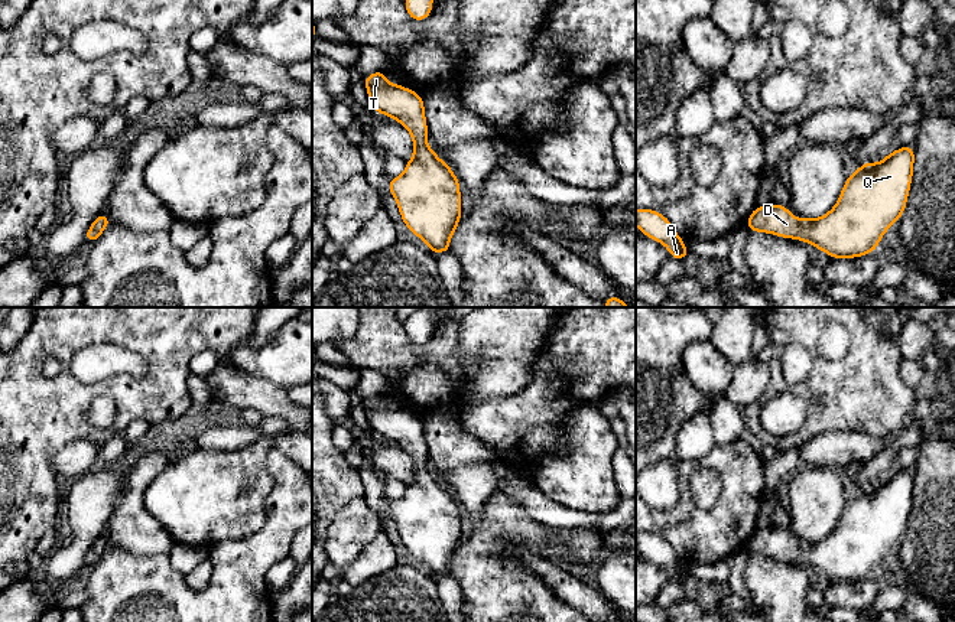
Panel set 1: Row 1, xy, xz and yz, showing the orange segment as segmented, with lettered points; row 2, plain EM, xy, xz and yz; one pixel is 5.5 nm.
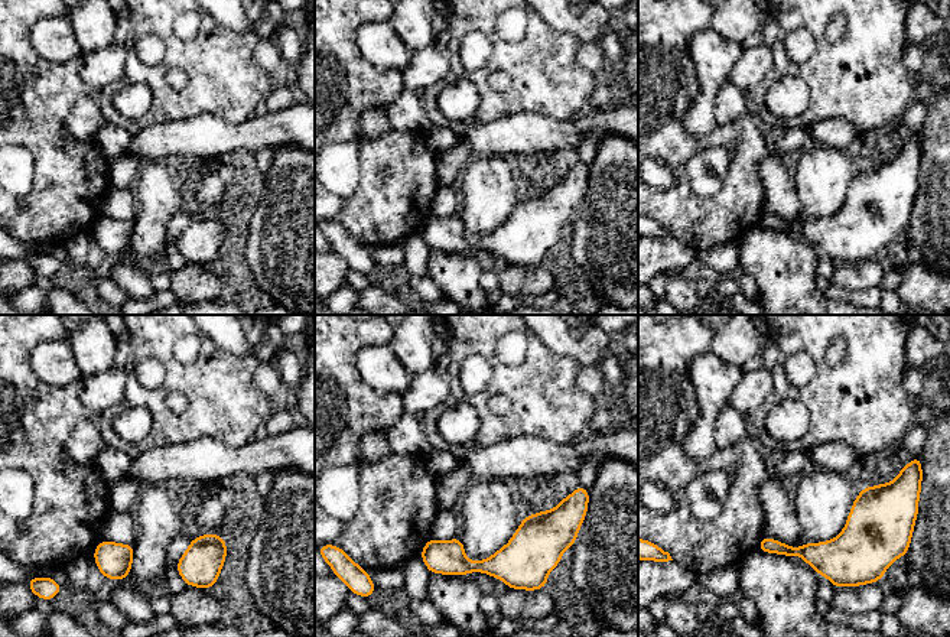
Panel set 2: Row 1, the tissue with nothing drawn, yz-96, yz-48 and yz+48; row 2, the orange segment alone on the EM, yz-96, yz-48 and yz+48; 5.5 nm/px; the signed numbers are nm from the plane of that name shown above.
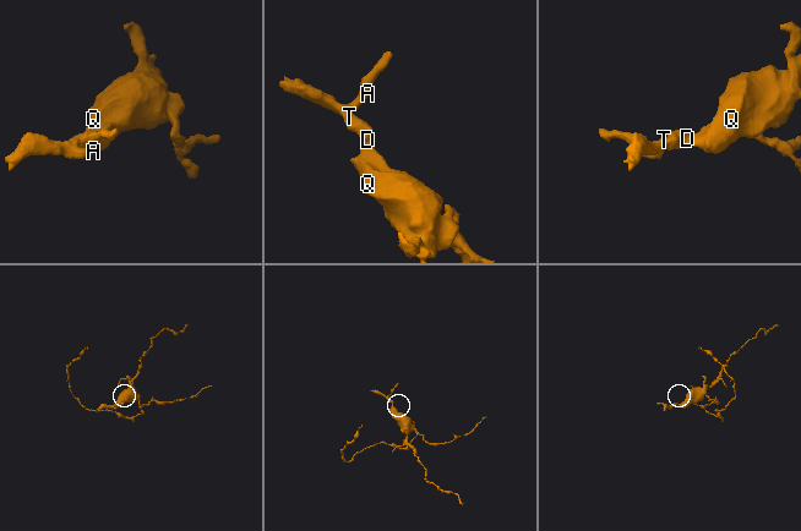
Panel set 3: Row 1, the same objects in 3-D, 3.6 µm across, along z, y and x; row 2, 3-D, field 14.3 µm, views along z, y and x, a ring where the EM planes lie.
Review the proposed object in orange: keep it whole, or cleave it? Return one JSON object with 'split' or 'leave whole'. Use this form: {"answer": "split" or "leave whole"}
{"answer": "leave whole"}

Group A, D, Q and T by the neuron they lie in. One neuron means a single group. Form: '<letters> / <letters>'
A D Q T

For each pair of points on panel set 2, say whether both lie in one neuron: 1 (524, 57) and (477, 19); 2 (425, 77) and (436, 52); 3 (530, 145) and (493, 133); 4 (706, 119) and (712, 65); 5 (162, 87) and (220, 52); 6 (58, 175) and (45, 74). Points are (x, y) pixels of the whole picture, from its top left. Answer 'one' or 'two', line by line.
1: one
2: one
3: one
4: one
5: one
6: one

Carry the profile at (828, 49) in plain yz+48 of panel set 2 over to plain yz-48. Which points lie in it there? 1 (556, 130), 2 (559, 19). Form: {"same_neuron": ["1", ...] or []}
{"same_neuron": []}

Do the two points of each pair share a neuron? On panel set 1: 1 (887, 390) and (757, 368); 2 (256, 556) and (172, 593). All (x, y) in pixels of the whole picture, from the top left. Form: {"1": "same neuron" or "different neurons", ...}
{"1": "different neurons", "2": "same neuron"}

